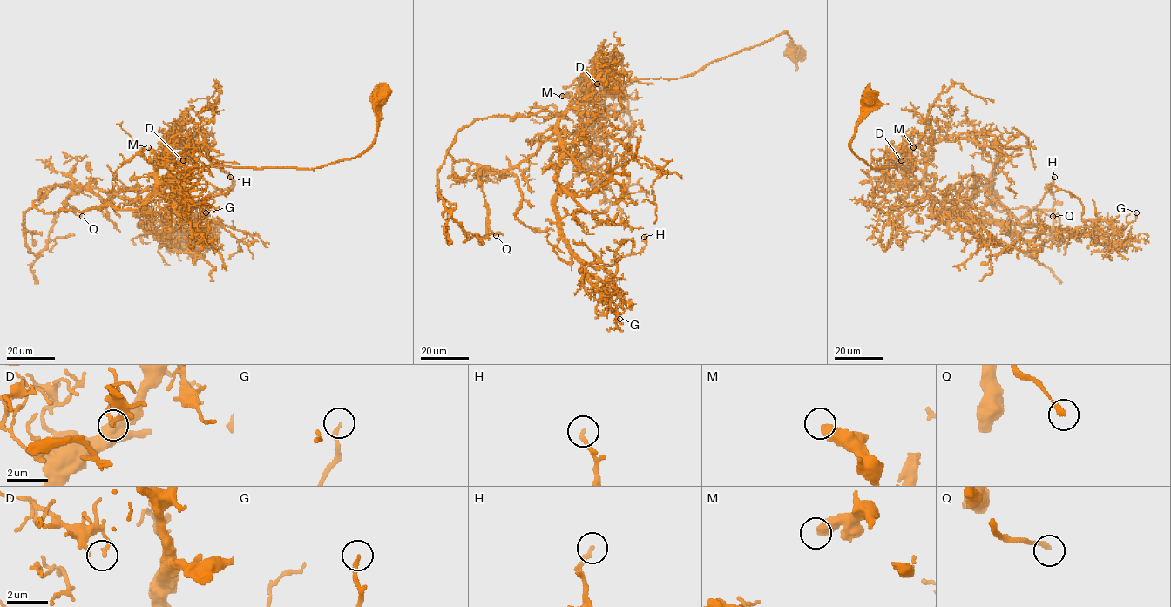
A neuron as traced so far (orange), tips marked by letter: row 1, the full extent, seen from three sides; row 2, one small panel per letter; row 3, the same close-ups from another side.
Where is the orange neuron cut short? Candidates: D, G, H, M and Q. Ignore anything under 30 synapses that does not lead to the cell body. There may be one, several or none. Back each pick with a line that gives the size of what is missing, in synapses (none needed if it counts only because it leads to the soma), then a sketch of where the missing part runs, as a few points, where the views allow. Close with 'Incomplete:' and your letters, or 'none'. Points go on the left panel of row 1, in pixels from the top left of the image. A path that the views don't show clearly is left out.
Incomplete: none

